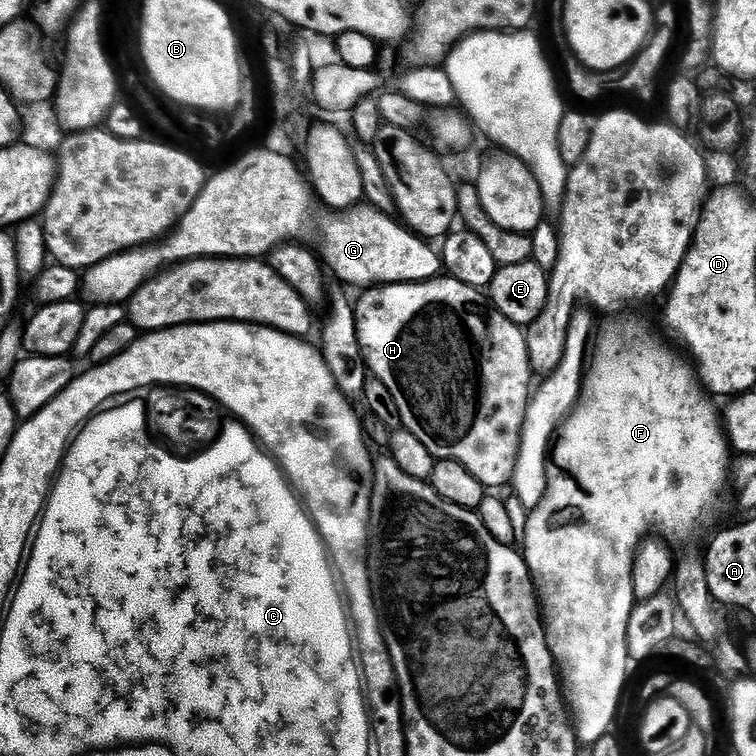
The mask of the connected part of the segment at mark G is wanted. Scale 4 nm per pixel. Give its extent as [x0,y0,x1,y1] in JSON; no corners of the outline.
[319,206,441,290]

